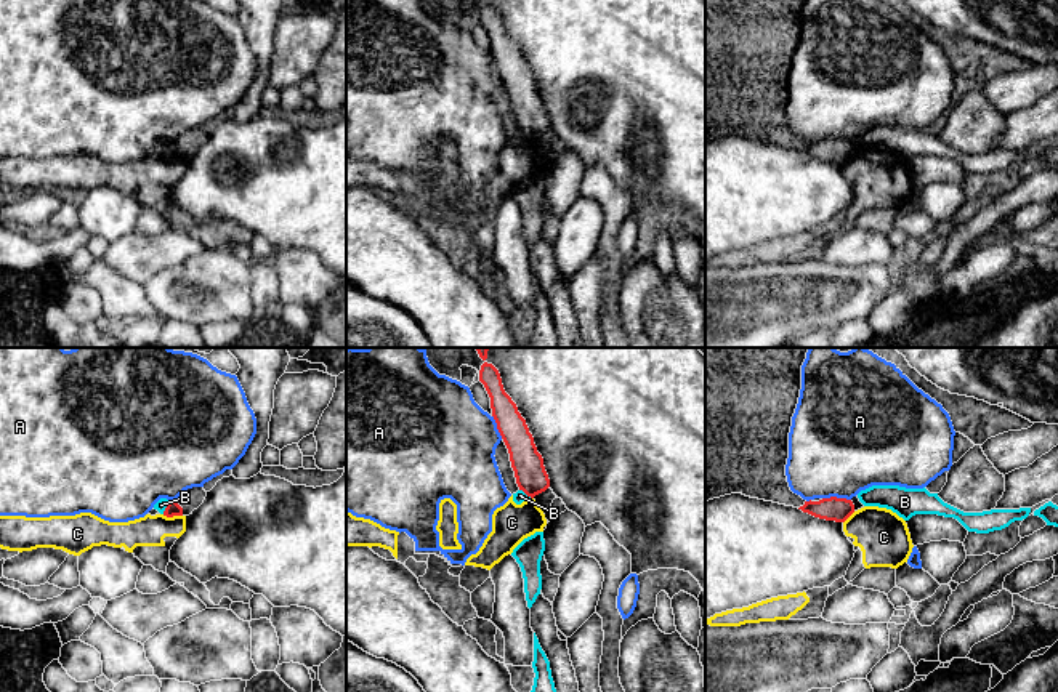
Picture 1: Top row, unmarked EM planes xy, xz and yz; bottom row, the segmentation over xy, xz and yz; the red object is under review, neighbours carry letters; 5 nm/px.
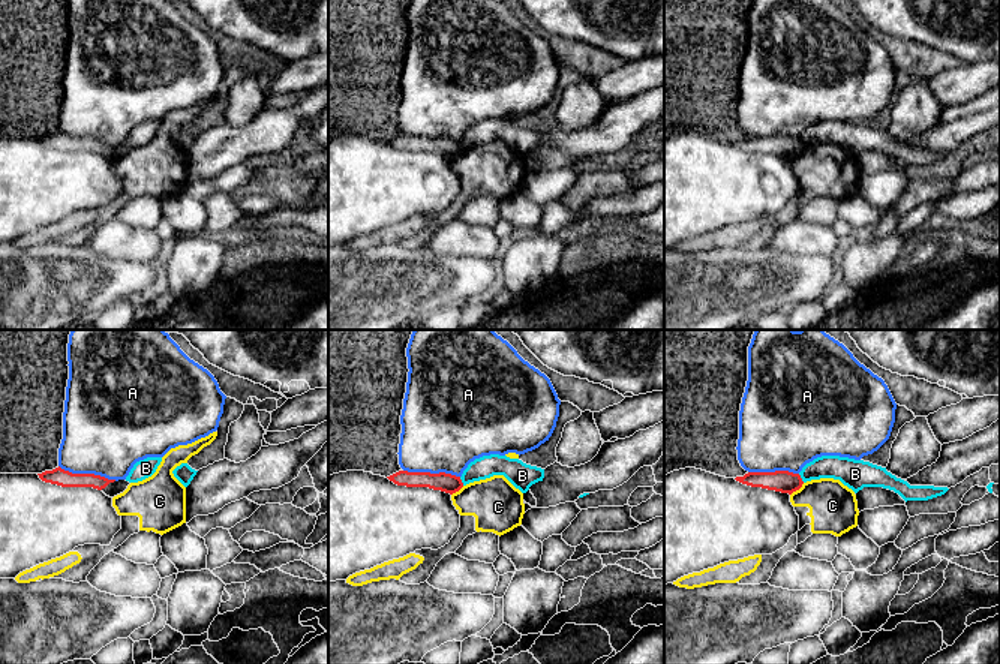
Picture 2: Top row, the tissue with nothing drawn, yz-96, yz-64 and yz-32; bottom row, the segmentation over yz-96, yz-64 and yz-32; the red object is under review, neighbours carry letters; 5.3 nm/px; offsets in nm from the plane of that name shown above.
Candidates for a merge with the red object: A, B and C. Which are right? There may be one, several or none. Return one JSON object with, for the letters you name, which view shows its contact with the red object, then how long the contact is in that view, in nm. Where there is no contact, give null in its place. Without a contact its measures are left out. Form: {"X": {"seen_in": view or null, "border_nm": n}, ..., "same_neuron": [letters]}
{"same_neuron": []}

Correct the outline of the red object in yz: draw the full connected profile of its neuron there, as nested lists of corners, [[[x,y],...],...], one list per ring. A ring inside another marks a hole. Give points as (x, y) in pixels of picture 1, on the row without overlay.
[[[830,138],[819,143],[805,143],[798,151],[819,160],[845,163],[854,154],[854,146],[851,141]]]

